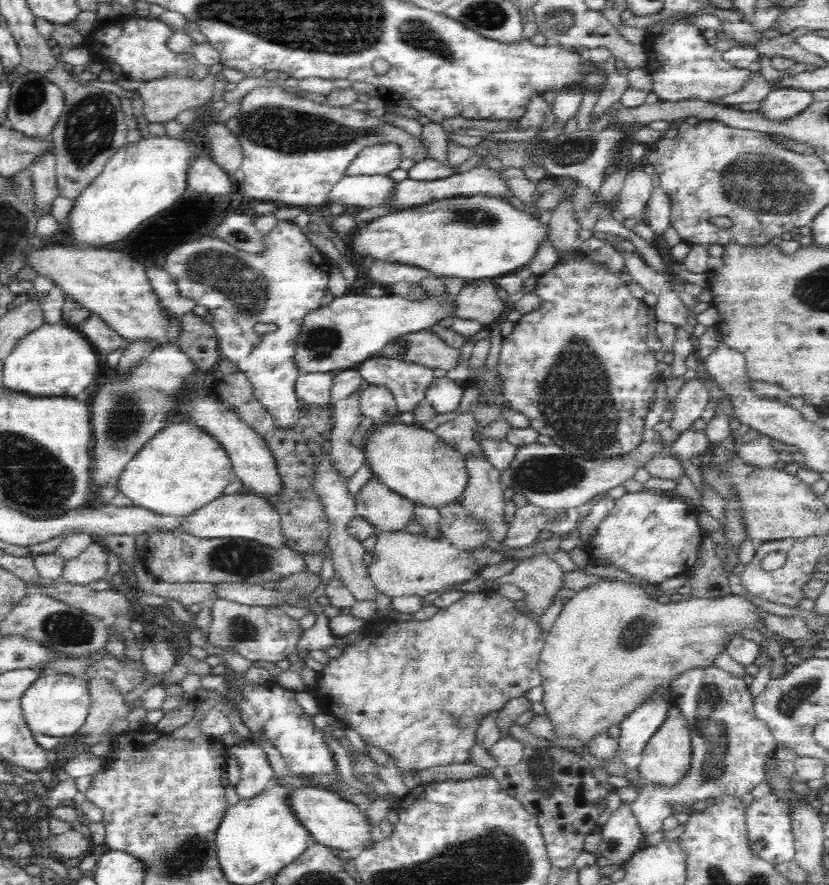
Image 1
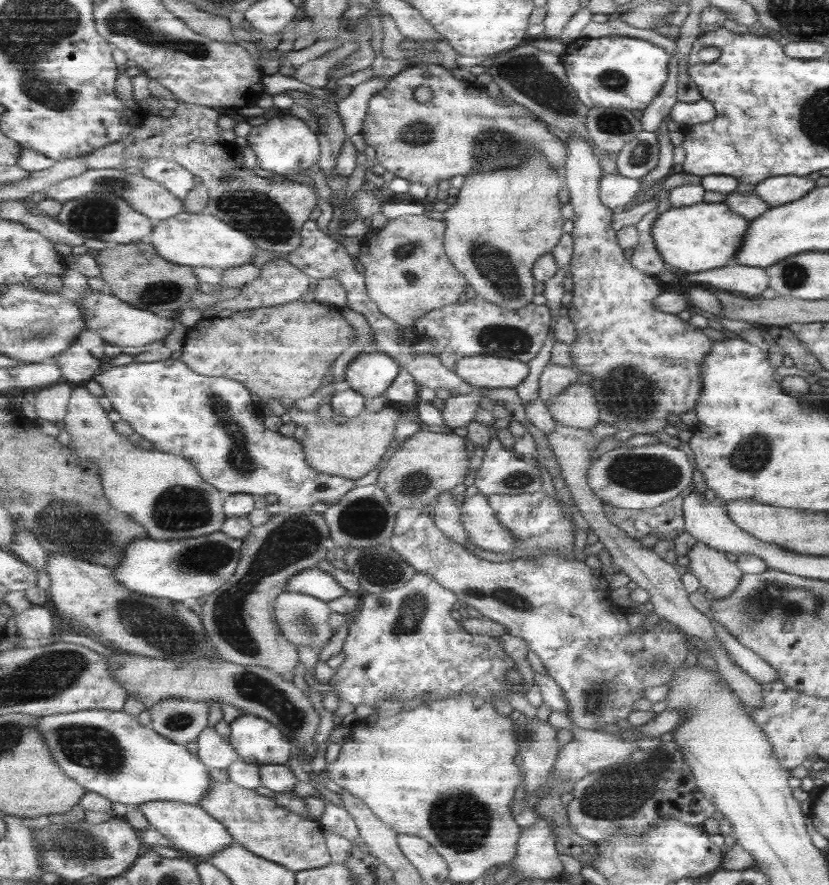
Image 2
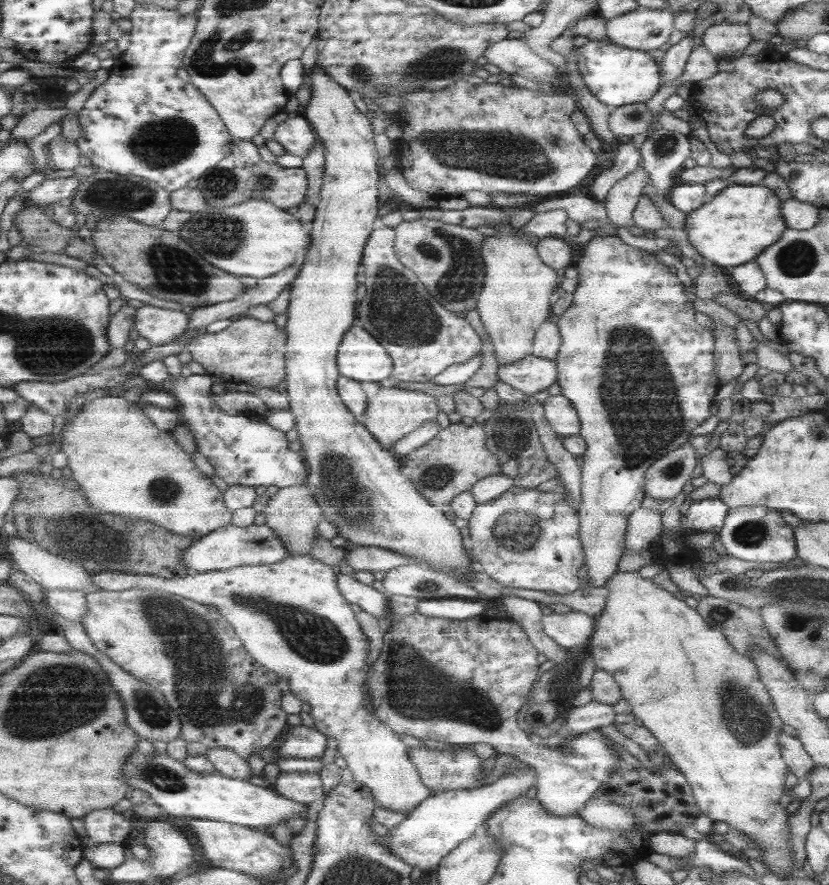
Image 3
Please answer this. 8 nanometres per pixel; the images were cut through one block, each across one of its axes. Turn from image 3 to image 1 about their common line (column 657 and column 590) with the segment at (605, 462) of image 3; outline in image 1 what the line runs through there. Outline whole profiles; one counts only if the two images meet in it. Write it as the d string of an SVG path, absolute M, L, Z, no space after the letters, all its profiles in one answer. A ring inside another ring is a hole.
M589 255L581 256L574 261L564 262L556 265L550 271L538 278L534 293L540 295L544 304L538 310L523 315L516 323L514 330L509 335L503 336L501 351L497 363L498 371L504 379L504 401L510 404L511 408L521 412L530 420L531 428L537 430L539 434L547 434L556 444L566 449L568 452L576 454L588 460L606 460L610 455L620 454L632 450L642 438L642 427L645 416L651 408L652 400L655 396L658 379L662 374L656 369L656 359L654 353L647 345L647 312L648 305L642 300L632 297L626 289L626 282L621 279L621 272L612 273L602 270L602 264L593 260Z

